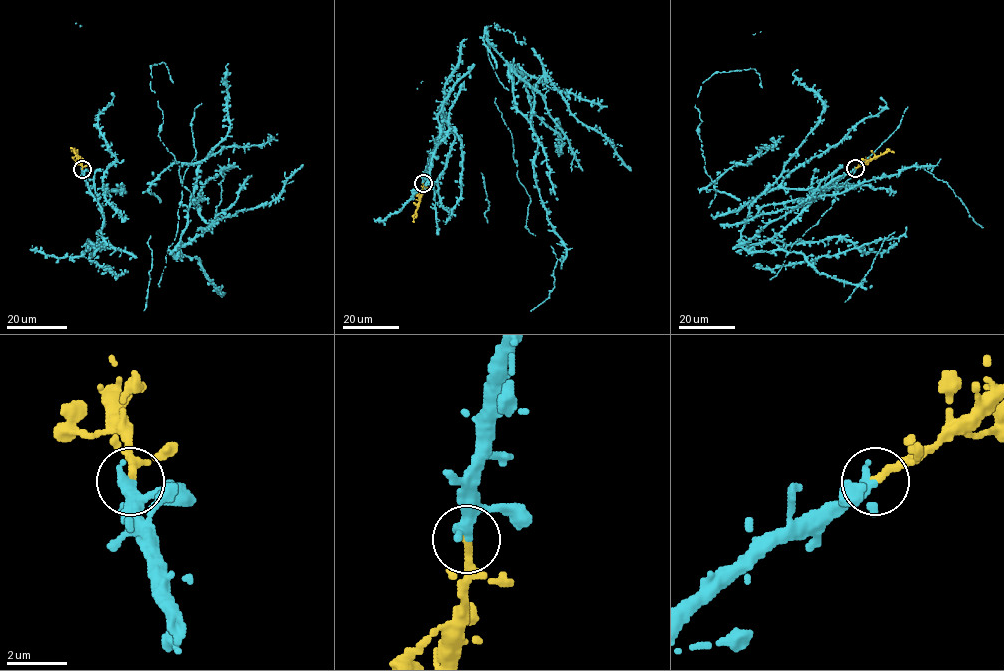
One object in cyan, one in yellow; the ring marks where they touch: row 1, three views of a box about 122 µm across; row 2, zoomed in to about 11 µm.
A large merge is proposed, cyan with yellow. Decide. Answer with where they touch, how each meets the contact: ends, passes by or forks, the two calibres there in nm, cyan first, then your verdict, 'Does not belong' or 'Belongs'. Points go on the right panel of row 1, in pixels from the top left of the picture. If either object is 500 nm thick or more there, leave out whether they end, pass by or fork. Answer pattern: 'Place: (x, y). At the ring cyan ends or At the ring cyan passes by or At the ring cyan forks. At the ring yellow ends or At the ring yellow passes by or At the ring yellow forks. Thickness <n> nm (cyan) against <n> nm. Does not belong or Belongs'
Place: (855, 168). At the ring cyan passes by. At the ring yellow ends. Thickness 280 nm (cyan) against 280 nm. Belongs

